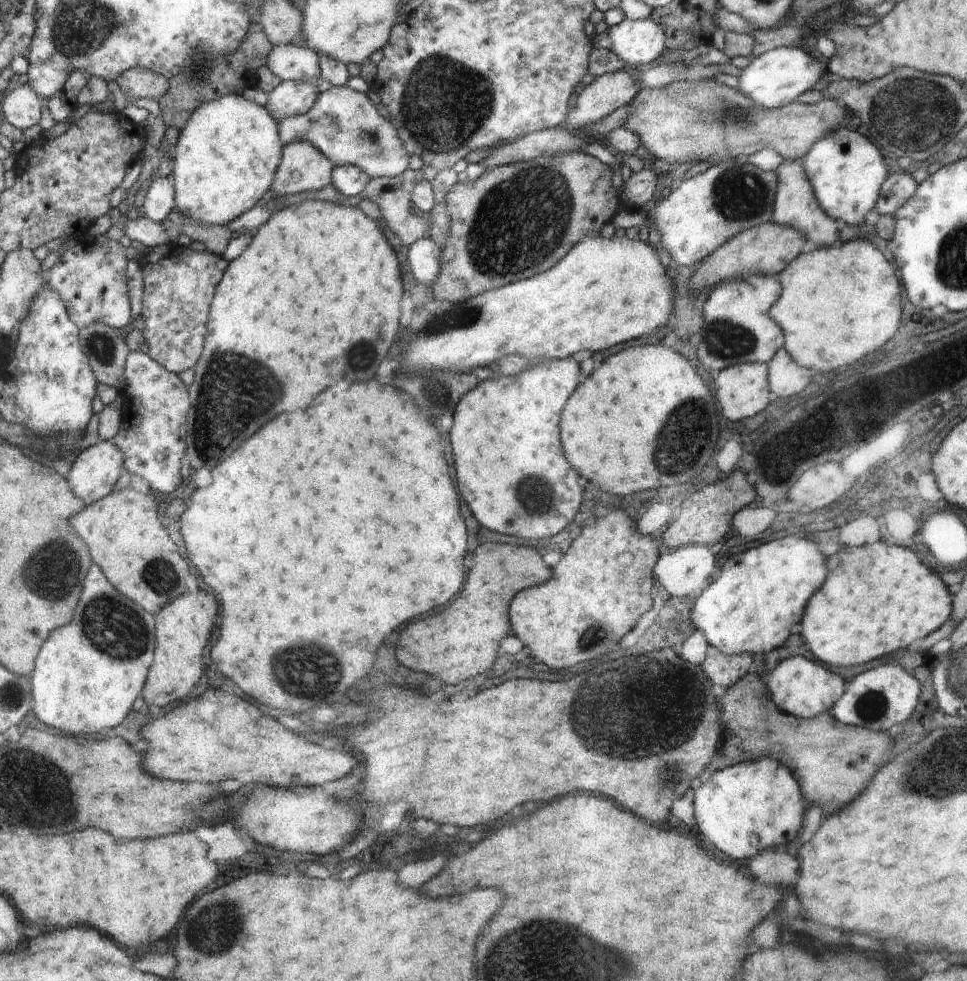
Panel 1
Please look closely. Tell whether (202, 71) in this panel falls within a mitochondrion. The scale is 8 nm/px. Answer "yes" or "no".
yes

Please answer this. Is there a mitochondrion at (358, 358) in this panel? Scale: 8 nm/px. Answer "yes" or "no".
yes

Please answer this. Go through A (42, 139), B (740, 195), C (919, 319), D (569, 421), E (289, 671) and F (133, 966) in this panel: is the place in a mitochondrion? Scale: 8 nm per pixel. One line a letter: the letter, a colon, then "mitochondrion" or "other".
A: other
B: mitochondrion
C: other
D: other
E: mitochondrion
F: other

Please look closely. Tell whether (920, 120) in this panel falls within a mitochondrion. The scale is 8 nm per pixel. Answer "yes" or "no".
yes

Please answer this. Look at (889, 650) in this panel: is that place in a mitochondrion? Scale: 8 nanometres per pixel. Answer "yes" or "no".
no

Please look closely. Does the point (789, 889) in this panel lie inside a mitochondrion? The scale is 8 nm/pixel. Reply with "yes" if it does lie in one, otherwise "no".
no

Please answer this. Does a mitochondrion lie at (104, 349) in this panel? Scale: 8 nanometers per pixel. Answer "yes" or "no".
yes

